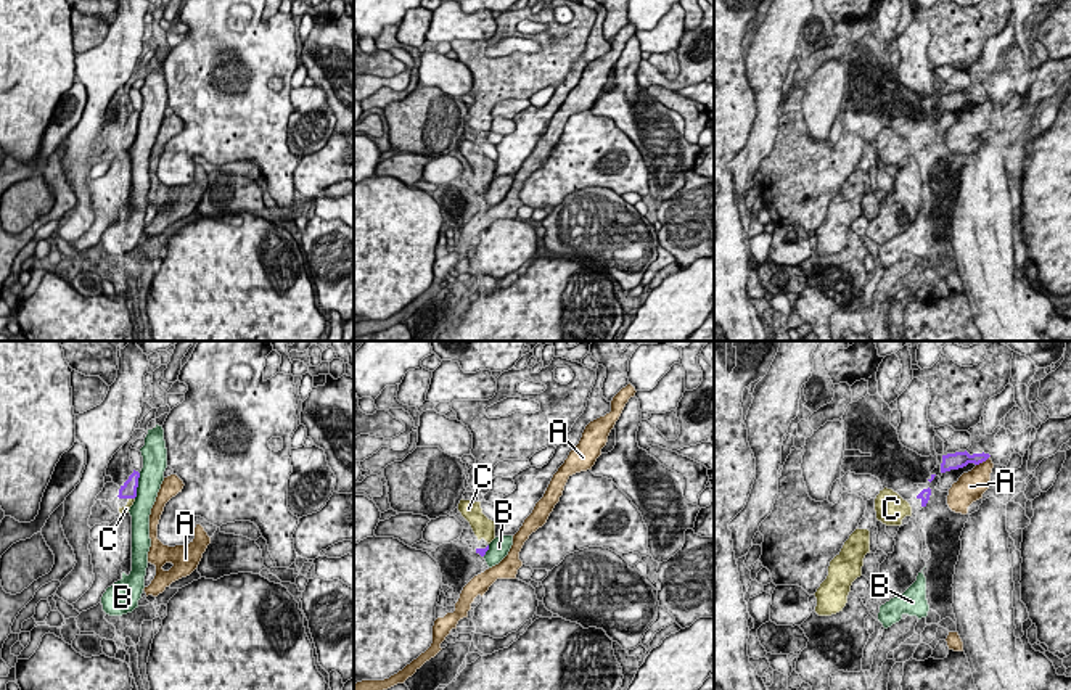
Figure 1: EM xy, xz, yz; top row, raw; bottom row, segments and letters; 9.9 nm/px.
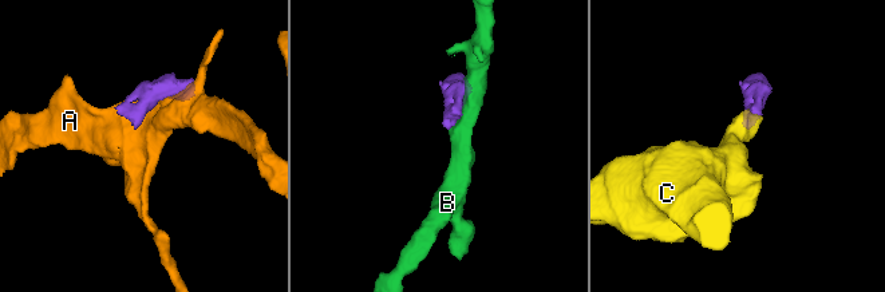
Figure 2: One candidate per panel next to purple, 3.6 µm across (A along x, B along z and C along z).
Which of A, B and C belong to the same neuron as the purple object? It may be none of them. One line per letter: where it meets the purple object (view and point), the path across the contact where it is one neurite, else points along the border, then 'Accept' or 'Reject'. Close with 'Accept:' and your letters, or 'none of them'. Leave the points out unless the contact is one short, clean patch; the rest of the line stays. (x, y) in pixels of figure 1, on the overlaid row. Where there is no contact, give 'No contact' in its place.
A: Touches purple at yz (983, 460). Reject
B: Touches purple at xy (137, 486). Reject
C: Touches purple at xy (132, 497). Accept
Accept: C

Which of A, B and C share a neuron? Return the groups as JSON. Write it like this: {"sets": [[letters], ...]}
{"sets": [["A"], ["B"], ["C"]]}

